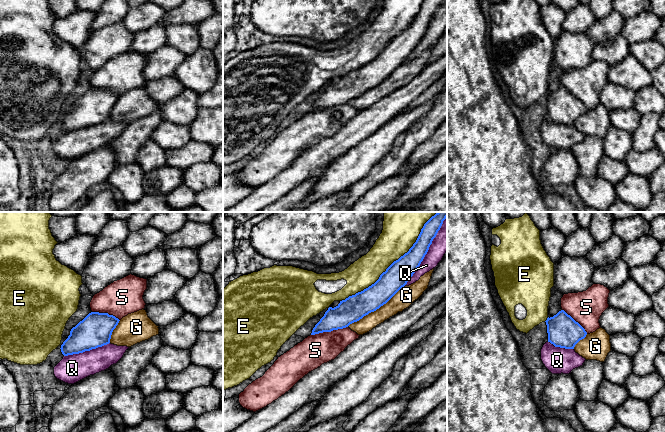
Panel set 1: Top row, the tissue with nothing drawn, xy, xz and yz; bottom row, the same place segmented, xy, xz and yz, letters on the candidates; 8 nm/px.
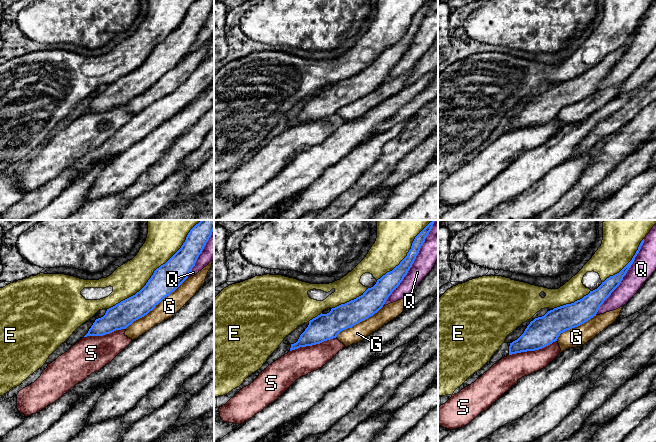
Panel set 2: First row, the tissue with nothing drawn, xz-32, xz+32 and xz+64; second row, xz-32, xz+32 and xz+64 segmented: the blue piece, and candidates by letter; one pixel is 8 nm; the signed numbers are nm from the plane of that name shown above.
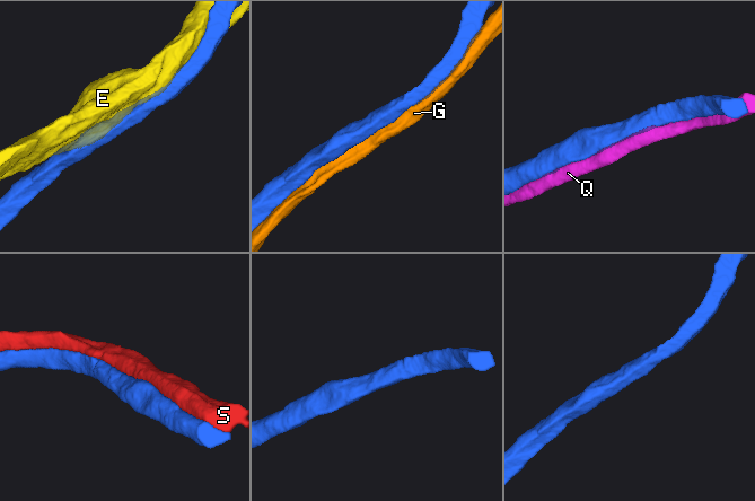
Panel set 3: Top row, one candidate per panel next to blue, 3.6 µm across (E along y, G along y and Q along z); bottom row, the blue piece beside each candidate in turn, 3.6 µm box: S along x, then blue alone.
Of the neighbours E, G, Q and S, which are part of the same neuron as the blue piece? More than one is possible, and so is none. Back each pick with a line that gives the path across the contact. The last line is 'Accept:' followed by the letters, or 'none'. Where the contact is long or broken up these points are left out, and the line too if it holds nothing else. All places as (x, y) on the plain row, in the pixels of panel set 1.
Accept: none

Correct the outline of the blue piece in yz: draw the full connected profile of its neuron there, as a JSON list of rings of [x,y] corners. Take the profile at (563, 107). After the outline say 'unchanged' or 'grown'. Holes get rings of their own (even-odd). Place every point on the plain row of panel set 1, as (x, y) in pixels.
[[[564,86],[545,97],[548,118],[555,123],[574,125],[575,121],[587,111],[585,105]]]; unchanged

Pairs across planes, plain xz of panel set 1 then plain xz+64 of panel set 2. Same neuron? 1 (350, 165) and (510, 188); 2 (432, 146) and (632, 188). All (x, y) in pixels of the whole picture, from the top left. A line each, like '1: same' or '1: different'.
1: different
2: different

